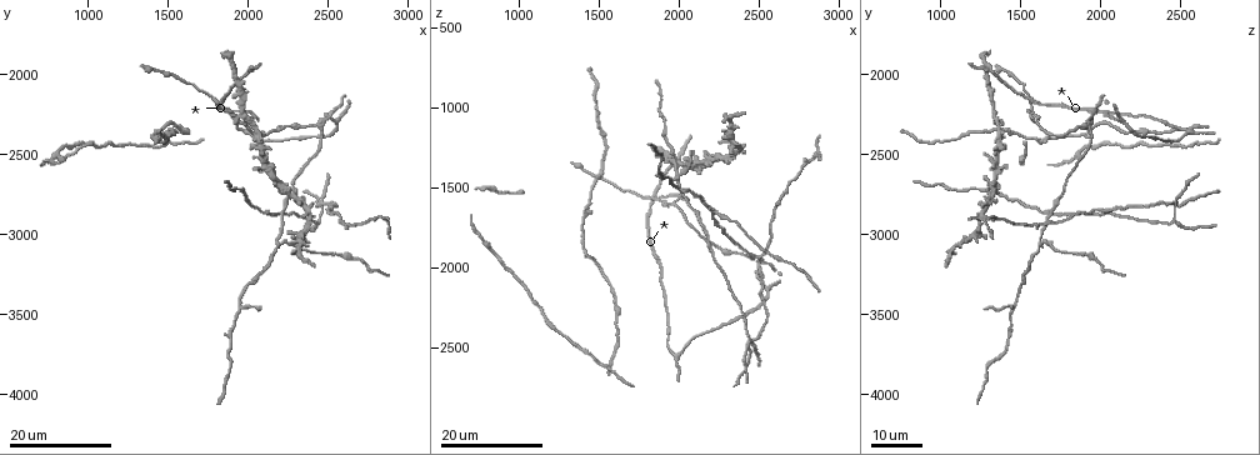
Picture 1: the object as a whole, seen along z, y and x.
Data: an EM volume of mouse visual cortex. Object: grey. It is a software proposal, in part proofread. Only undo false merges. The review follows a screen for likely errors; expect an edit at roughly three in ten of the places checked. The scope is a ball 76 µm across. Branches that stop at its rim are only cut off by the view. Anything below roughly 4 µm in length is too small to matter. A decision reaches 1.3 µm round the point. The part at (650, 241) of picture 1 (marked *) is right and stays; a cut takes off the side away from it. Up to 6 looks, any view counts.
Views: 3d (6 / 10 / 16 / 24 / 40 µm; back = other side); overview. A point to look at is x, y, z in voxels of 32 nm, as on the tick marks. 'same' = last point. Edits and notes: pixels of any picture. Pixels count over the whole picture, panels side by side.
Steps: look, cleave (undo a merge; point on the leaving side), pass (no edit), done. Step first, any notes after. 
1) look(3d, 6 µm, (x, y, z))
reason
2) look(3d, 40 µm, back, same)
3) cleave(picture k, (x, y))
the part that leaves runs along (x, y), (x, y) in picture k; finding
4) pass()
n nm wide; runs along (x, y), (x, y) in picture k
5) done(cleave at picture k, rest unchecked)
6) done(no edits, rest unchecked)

look(3d, 24 µm, (2460, 2300, 1940))

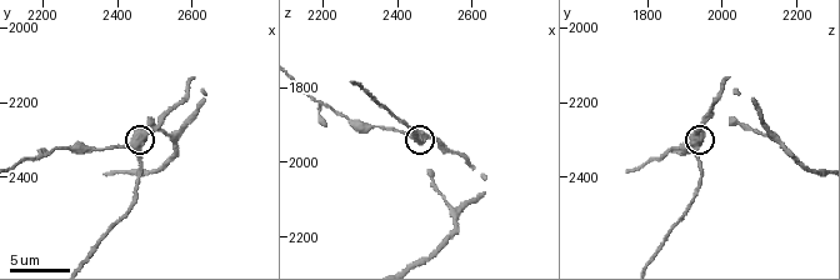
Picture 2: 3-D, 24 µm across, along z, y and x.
look(3d, 10 µm, (2460, 2320, 1930))
closer look

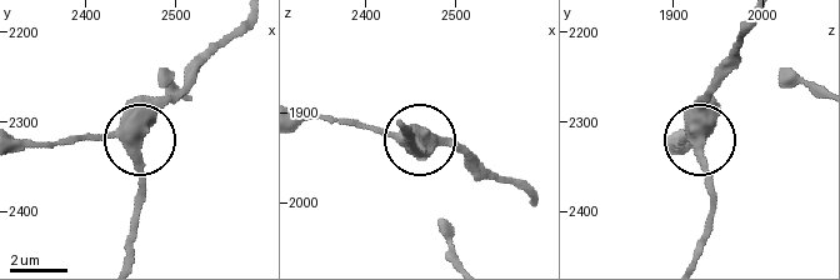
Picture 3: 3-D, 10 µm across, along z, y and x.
pass()
side arm 10 µm; runs along (301, 113), (471, 150) in picture 3; one neuron here

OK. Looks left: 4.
look(3d, 24 µm, (2440, 2820, 2460))
looks like a crossing

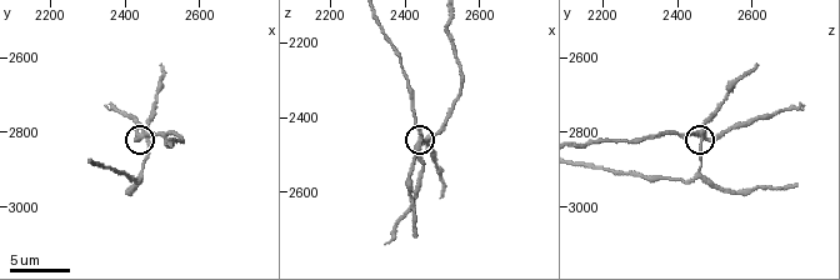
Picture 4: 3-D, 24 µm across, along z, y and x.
look(3d, 10 µm, (2450, 2810, 2470))

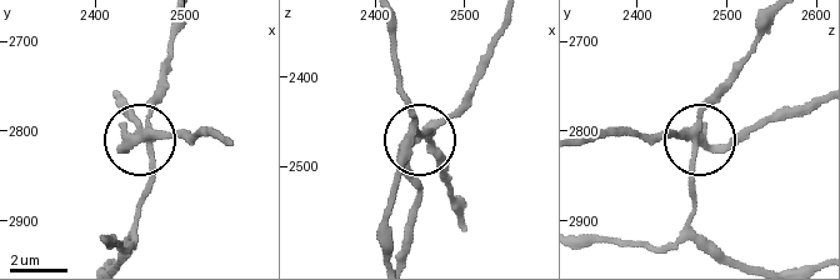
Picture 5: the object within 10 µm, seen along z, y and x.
cleave(picture 5, (118, 149))
4 arms; the part that leaves runs along (148, 133), (211, 133), (226, 141) in picture 5; a second neuron is stuck on

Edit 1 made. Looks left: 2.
done(cleave at picture 5, rest unchecked)

